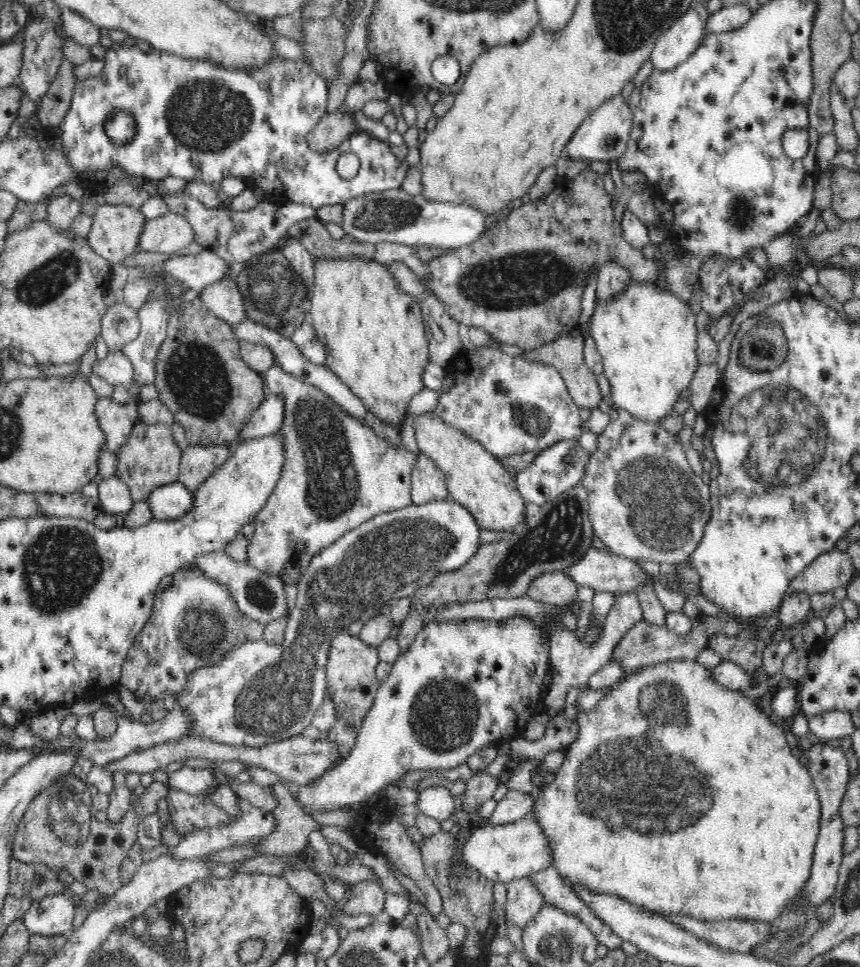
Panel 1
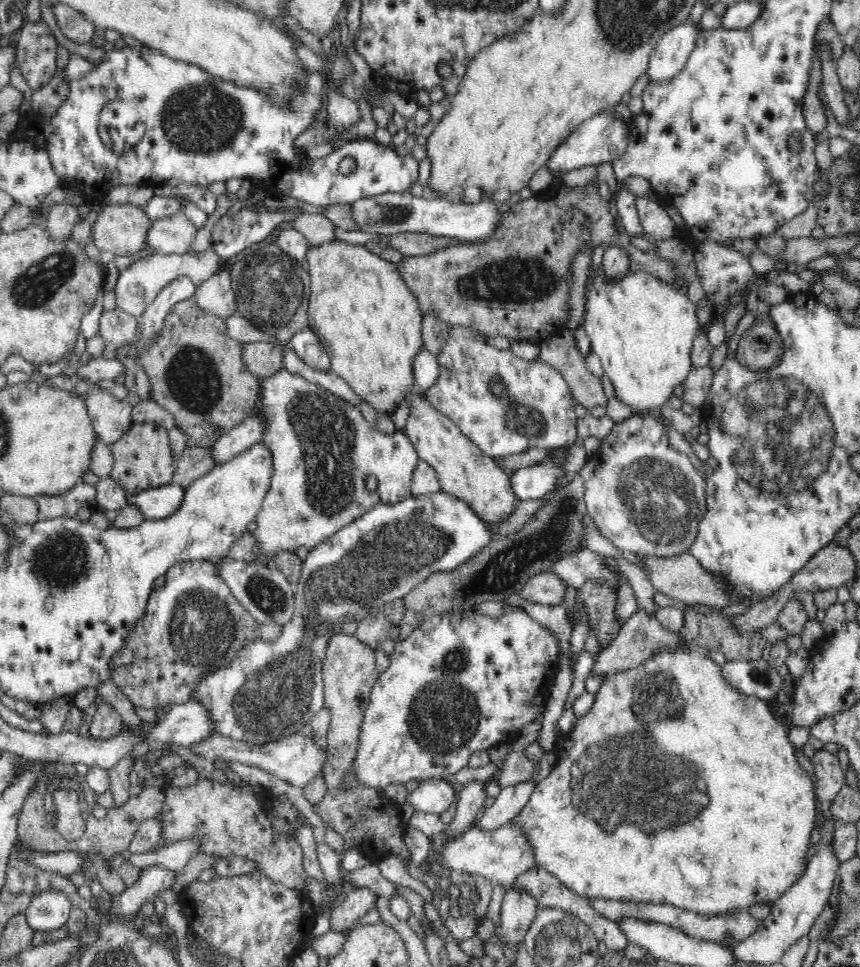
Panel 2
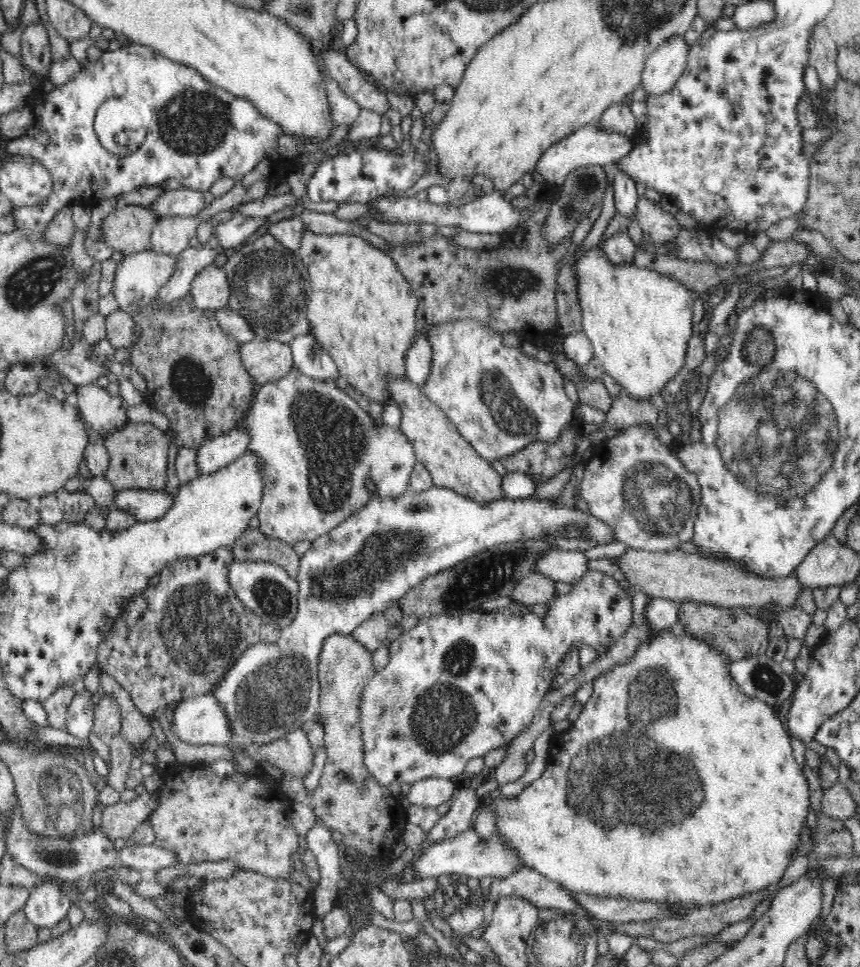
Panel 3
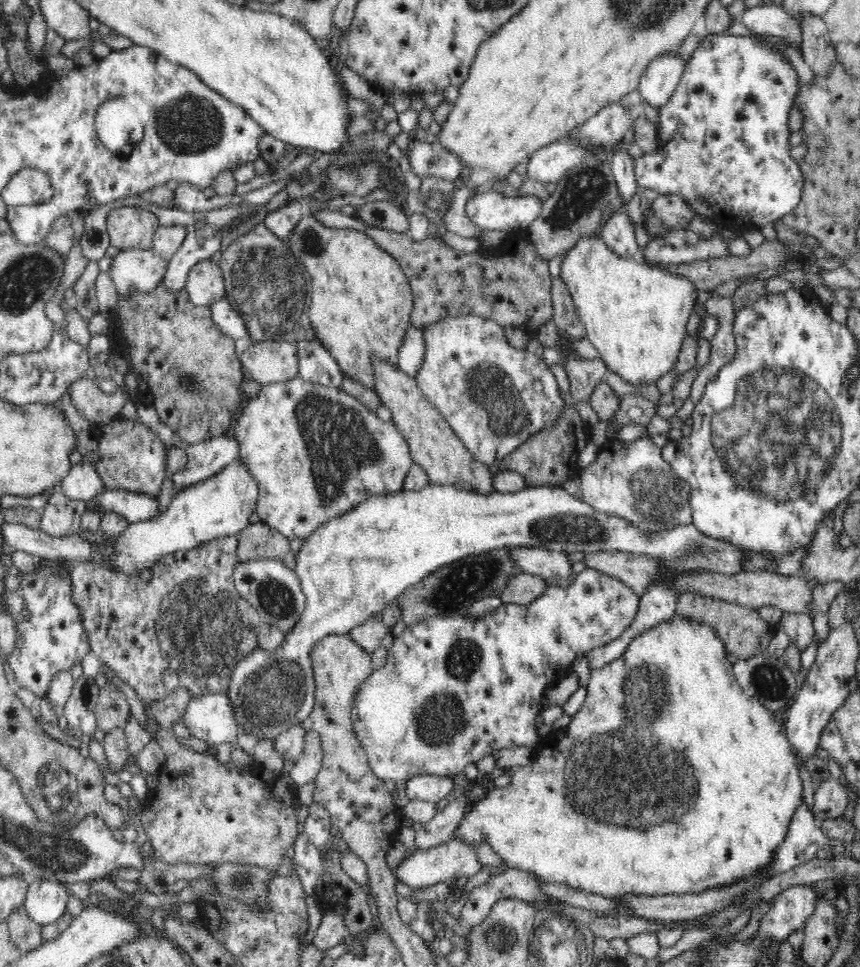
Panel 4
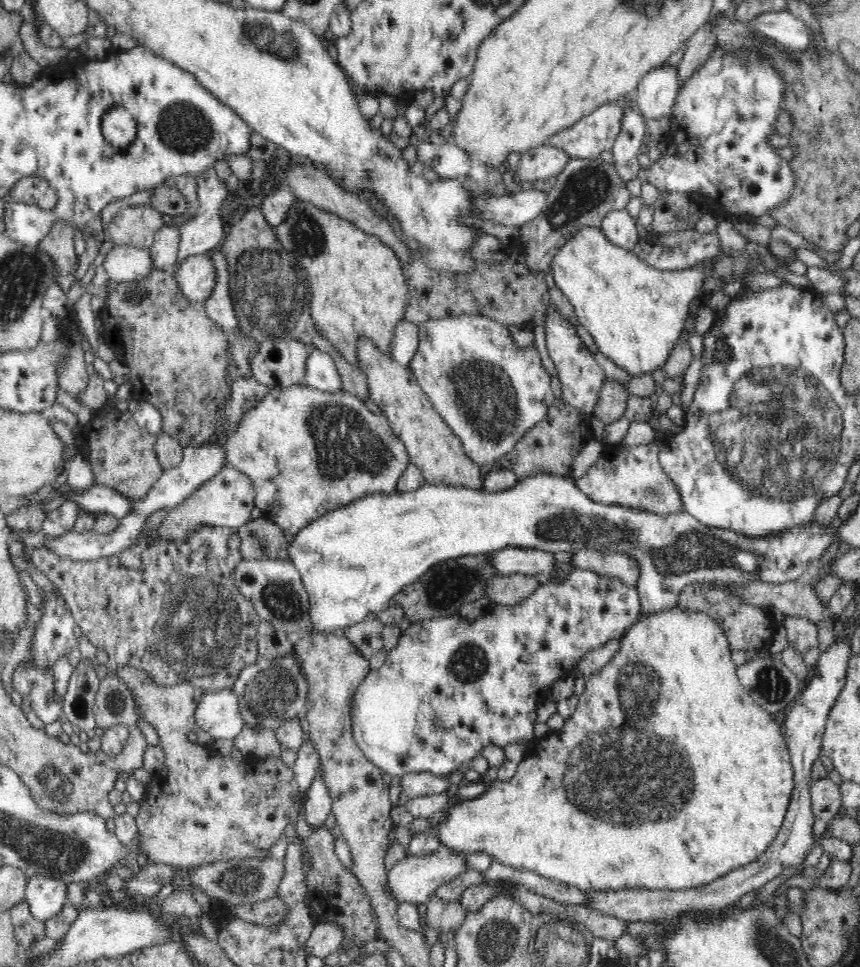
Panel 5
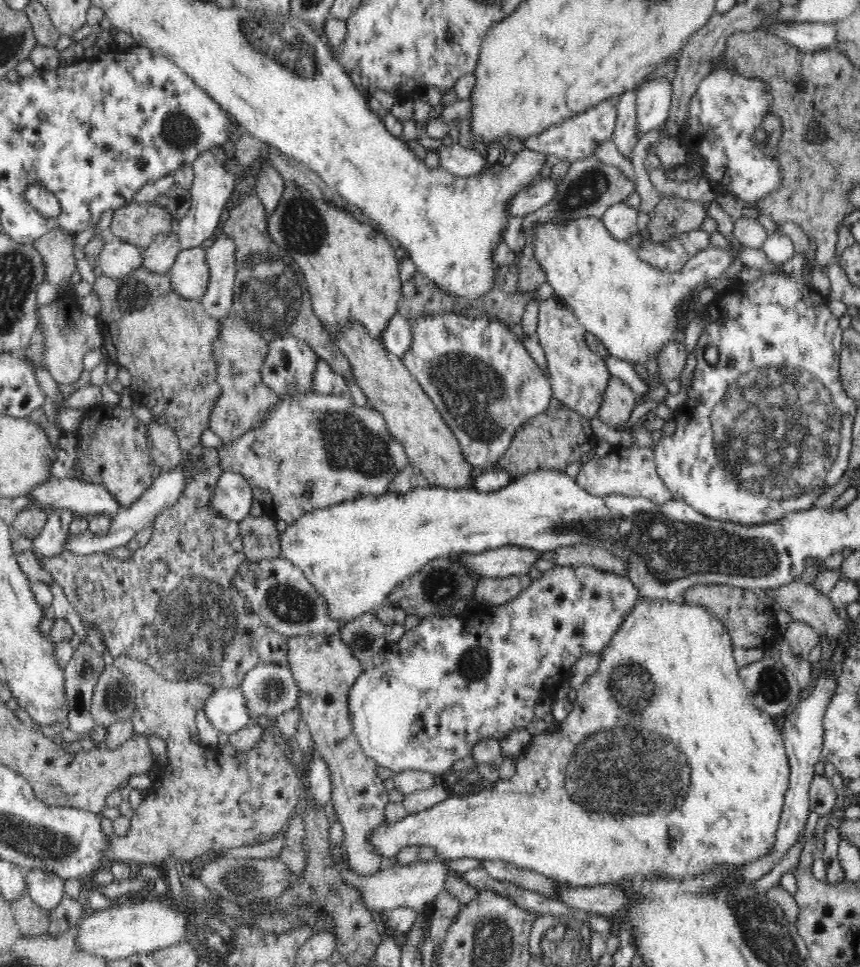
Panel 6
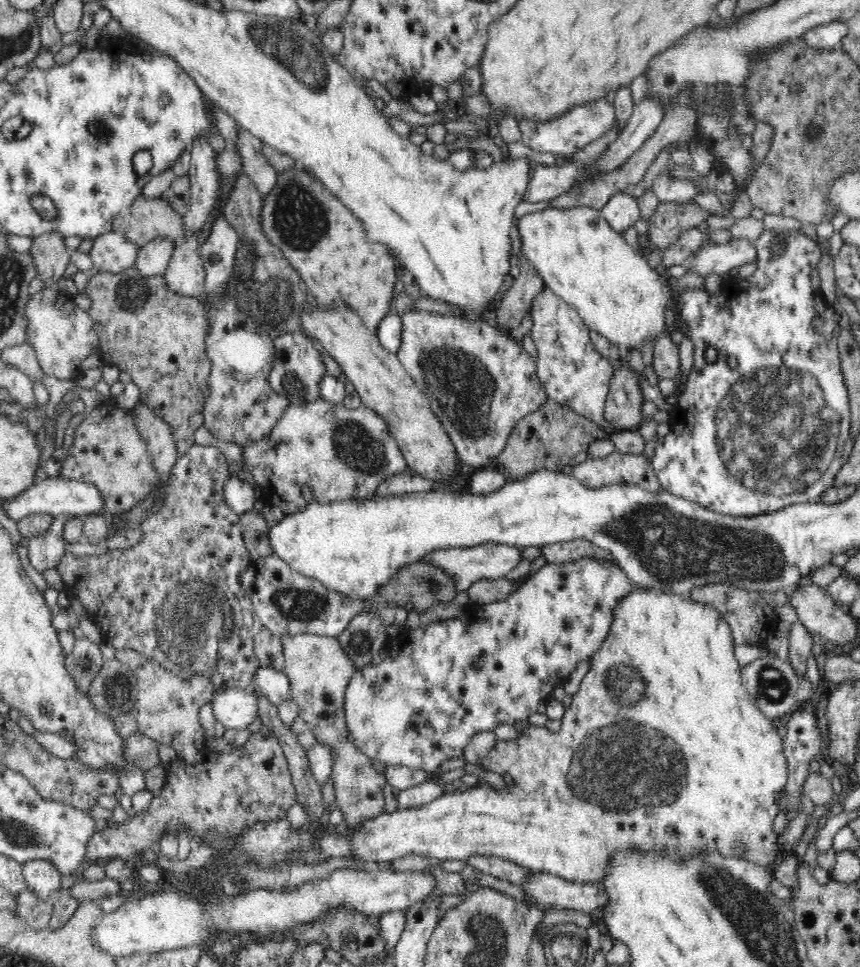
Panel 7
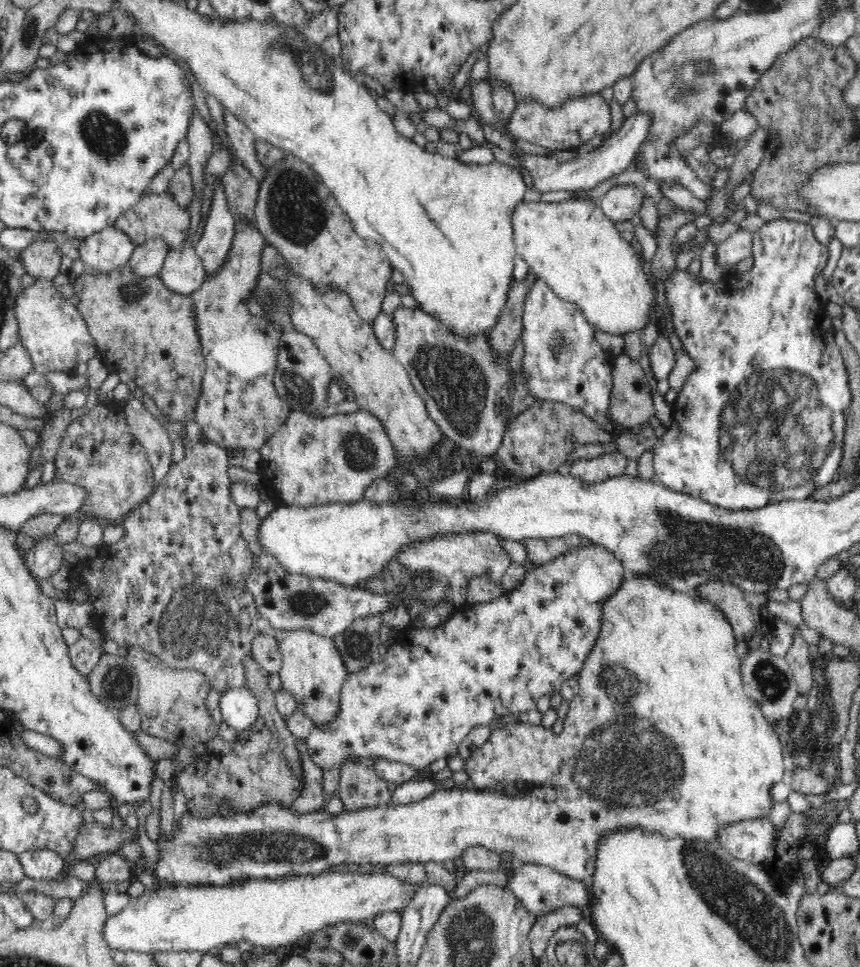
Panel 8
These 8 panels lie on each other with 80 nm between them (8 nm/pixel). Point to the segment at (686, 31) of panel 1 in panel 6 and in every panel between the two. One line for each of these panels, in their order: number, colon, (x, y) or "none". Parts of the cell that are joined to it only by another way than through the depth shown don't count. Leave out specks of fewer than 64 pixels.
2: (671, 54)
3: (663, 68)
4: (659, 80)
5: (656, 92)
6: (653, 97)

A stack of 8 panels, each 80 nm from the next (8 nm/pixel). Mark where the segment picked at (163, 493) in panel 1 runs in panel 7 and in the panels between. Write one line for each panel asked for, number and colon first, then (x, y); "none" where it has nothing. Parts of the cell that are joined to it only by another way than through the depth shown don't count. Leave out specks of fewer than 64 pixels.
2: (157, 503)
3: (146, 505)
4: (134, 507)
5: (100, 499)
6: (81, 498)
7: (57, 496)

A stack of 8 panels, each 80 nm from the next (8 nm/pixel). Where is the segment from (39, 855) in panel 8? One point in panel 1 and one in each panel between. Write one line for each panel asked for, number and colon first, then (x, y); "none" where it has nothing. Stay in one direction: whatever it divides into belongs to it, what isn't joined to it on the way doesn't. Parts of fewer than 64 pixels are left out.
1: (52, 915)
2: (50, 910)
3: (47, 904)
4: (45, 902)
5: (46, 897)
6: (46, 889)
7: (41, 874)

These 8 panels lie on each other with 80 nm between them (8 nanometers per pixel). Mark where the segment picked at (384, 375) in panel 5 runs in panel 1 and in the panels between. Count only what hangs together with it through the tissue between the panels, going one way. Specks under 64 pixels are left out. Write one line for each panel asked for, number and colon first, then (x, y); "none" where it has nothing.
1: (476, 479)
2: (462, 469)
3: (453, 464)
4: (433, 444)

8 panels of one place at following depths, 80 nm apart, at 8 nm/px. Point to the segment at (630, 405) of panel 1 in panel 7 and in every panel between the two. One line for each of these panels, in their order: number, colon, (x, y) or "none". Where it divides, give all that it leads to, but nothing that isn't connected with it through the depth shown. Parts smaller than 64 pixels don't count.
2: (642, 328)
3: (639, 322)
4: (636, 315)
5: (635, 313)
6: (631, 307)
7: (581, 259)

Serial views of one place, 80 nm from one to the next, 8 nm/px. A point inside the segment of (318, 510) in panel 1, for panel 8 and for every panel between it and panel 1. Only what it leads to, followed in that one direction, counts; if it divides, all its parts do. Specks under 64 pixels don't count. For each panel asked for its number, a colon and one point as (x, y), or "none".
2: (329, 466)
3: (322, 457)
4: (315, 451)
5: (307, 452)
6: (312, 451)
7: (340, 454)
8: (314, 460)

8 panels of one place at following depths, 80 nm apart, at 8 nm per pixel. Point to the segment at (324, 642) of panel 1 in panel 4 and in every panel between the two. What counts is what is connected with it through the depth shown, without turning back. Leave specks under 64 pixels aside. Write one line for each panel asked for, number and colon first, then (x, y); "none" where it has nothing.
2: (273, 688)
3: (390, 545)
4: (352, 566)

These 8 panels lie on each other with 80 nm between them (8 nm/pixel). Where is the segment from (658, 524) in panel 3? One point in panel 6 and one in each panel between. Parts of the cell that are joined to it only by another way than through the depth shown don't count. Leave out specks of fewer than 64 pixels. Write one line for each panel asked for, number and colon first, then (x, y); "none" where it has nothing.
4: (631, 479)
5: (631, 476)
6: (632, 471)

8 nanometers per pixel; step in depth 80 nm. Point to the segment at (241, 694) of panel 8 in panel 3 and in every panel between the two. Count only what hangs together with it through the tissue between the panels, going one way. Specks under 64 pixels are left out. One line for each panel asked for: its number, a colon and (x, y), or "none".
3: (200, 720)
4: (210, 717)
5: (217, 712)
6: (226, 709)
7: (234, 708)

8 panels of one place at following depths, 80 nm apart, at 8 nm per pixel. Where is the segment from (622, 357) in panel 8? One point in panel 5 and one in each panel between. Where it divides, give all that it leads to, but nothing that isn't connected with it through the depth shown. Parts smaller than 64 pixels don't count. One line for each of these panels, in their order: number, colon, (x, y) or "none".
5: (613, 398)
6: (619, 400)
7: (624, 402)

